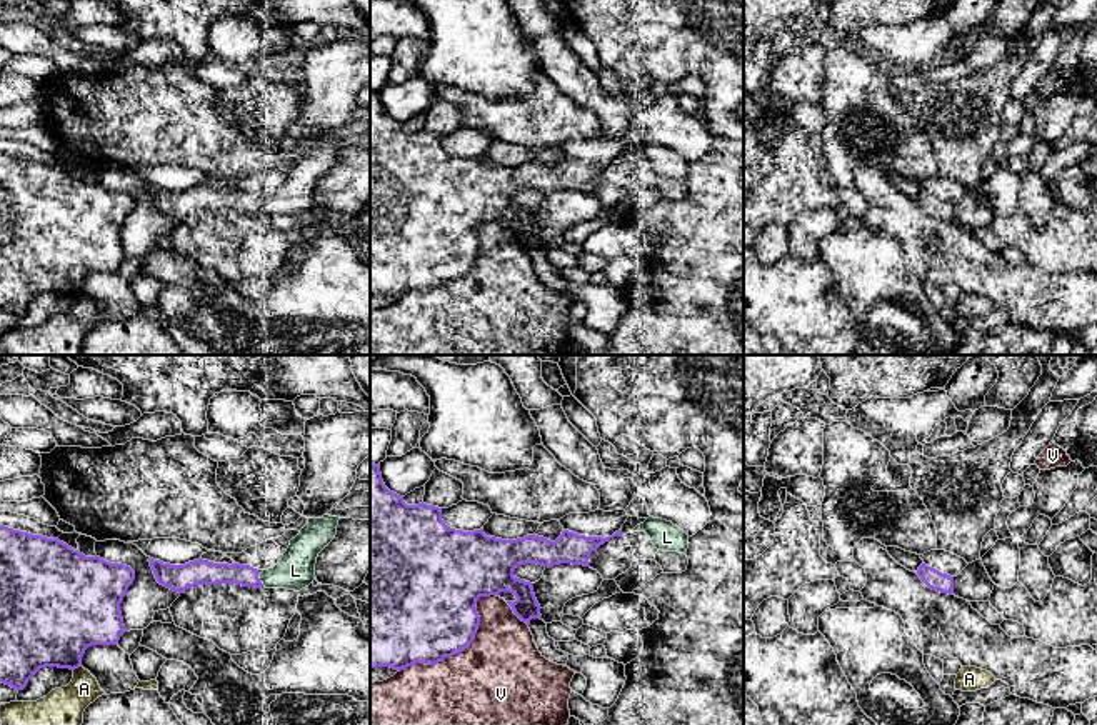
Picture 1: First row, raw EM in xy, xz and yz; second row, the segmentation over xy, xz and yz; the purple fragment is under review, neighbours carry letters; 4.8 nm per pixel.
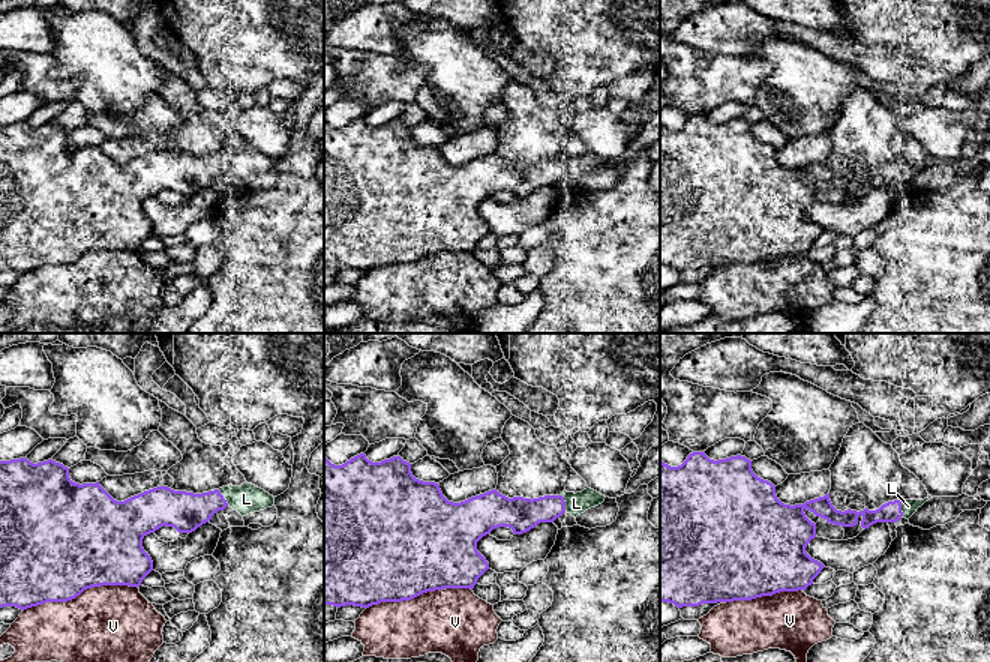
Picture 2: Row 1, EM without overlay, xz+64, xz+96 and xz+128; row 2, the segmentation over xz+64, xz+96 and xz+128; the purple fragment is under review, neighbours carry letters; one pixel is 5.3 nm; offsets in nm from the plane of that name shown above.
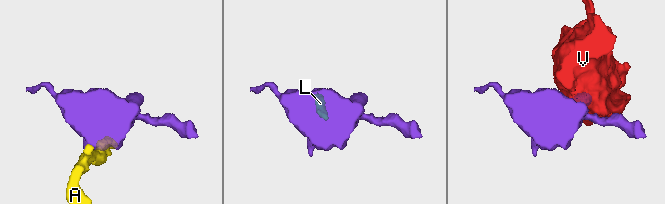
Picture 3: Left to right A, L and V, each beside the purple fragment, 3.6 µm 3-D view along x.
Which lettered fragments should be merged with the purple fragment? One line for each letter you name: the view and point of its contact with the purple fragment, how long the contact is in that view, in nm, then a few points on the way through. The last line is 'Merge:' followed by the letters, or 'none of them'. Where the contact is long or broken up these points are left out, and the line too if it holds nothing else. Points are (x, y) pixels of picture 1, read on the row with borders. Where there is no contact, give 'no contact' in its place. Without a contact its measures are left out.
L: contact xy (259, 579); length 90 nm
Merge: L

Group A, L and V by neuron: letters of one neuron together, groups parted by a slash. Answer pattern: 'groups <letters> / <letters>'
groups A / L / V

